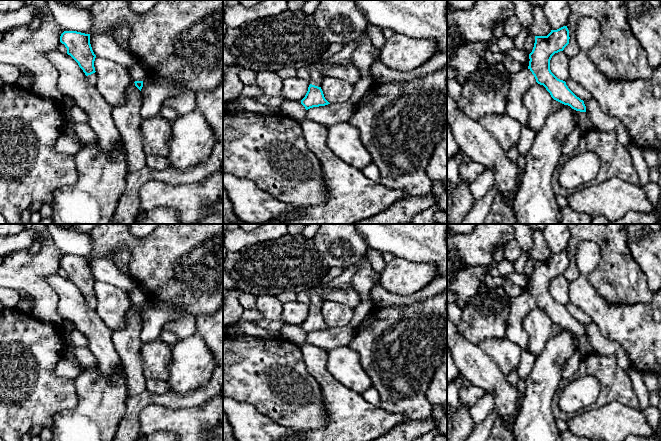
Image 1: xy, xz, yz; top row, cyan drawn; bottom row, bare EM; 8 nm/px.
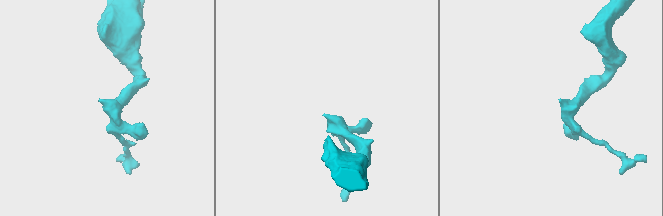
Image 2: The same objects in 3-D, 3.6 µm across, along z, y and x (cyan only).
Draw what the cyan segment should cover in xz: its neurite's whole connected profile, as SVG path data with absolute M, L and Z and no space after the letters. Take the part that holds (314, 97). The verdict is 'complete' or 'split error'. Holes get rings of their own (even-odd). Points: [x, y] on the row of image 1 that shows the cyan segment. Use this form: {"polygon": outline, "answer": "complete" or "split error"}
{"polygon": "M359 38L356 40L345 44L343 48L332 56L325 56L317 64L309 68L311 73L310 85L305 97L301 100L301 104L306 110L325 106L330 104L324 97L323 91L321 89L321 83L325 74L323 72L323 66L327 63L334 63L336 65L349 65L352 64L352 54L355 48L359 45Z", "answer": "split error"}

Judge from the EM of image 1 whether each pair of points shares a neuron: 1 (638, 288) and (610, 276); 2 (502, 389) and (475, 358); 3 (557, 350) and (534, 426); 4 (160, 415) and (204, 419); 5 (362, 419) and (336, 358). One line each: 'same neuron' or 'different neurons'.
1: same neuron
2: same neuron
3: same neuron
4: same neuron
5: different neurons

